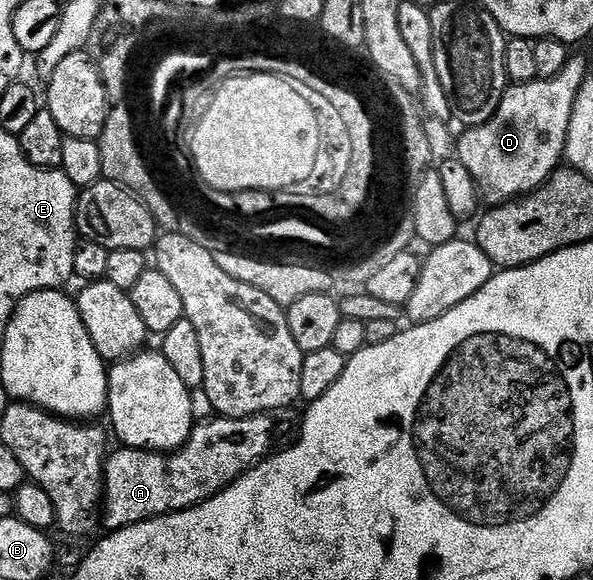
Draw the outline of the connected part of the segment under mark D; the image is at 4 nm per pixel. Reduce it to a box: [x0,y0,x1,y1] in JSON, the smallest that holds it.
[457,75,577,205]

